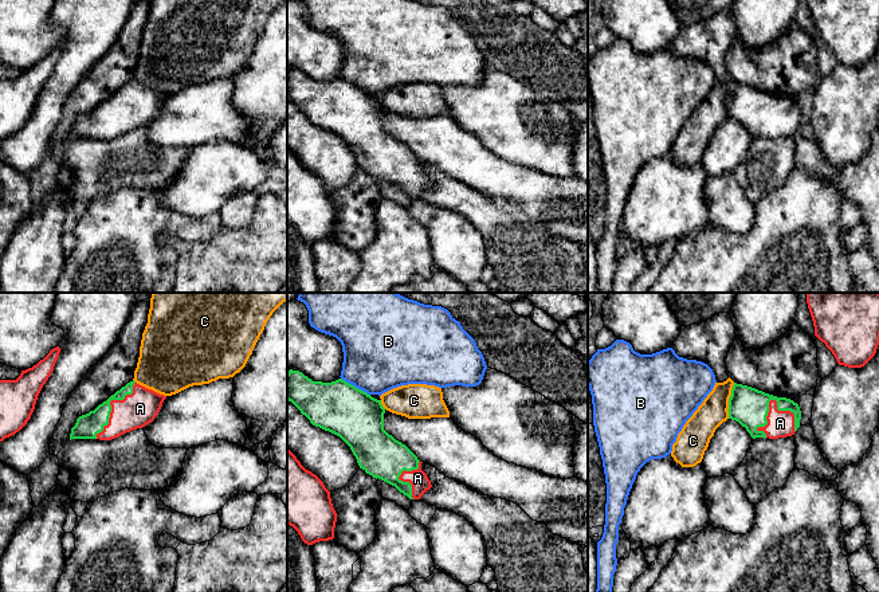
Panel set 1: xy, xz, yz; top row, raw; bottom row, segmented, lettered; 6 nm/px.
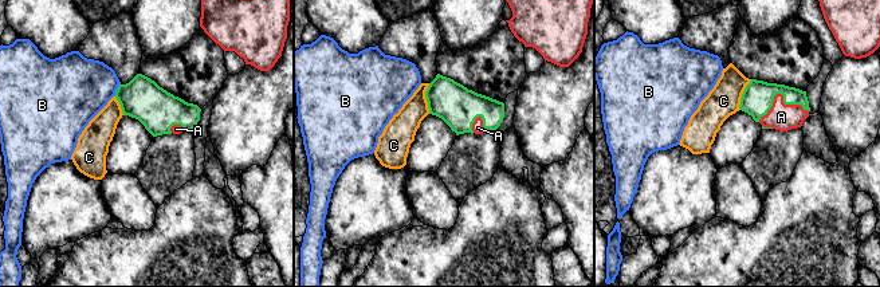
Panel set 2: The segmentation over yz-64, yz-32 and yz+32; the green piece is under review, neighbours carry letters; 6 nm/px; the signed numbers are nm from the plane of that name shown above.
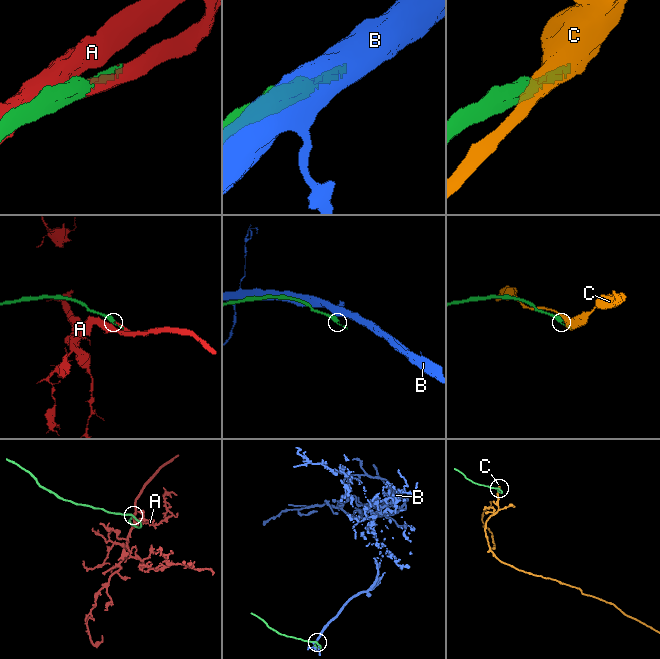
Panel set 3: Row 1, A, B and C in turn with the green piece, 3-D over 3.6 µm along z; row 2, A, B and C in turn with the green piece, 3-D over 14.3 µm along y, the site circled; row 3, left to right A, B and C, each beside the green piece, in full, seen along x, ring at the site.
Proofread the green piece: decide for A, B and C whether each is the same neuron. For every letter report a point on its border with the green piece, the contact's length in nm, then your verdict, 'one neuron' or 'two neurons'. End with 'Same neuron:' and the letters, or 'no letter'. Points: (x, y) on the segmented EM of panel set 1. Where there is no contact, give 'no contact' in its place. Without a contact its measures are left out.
A: meets green in yz at (788, 410); contact 260 nm long; one neuron
B: meets green in xz at (354, 387); contact 200 nm long; two neurons
C: meets green in yz at (729, 400); contact 220 nm long; two neurons
Same neuron: A

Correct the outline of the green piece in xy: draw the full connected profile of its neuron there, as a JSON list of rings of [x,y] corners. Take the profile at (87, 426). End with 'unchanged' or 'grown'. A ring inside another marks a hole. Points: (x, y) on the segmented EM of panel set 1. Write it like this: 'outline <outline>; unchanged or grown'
outline [[[134,380],[127,383],[94,411],[76,419],[71,439],[111,440],[152,423],[166,396],[148,389]]]; grown

